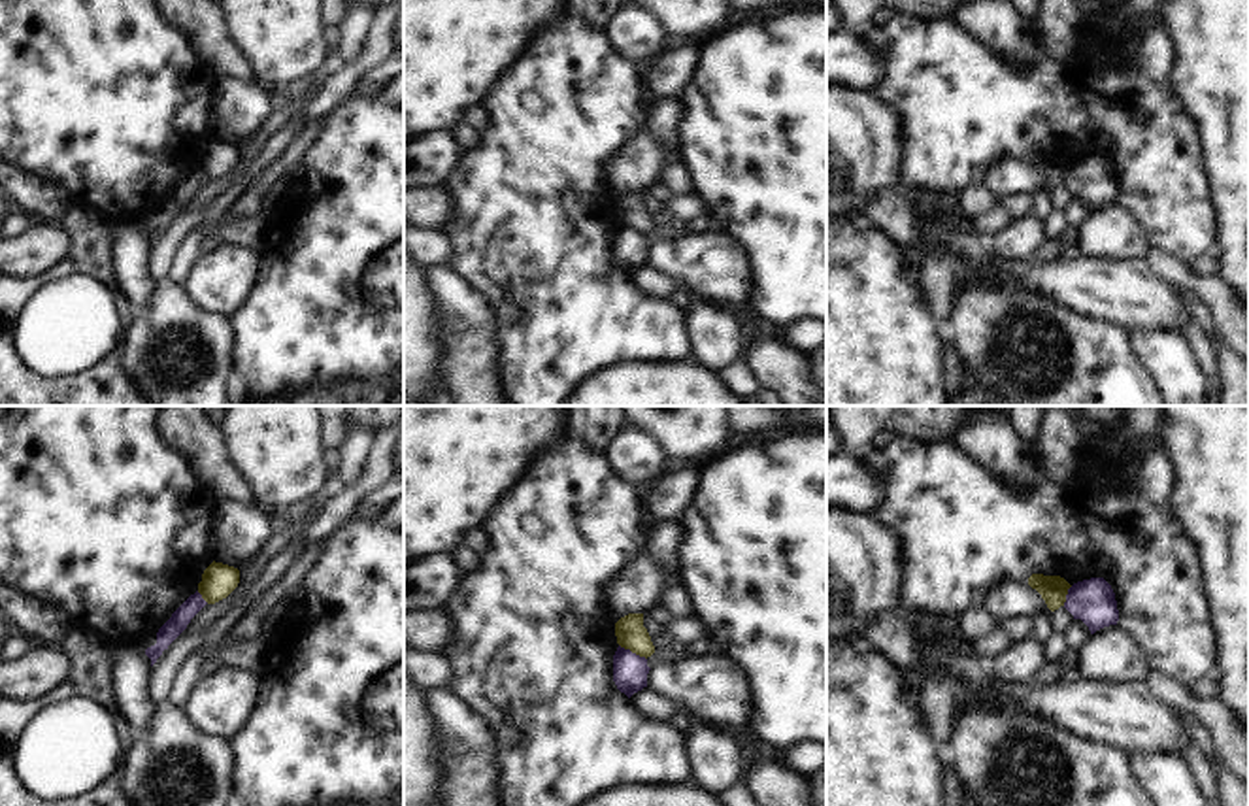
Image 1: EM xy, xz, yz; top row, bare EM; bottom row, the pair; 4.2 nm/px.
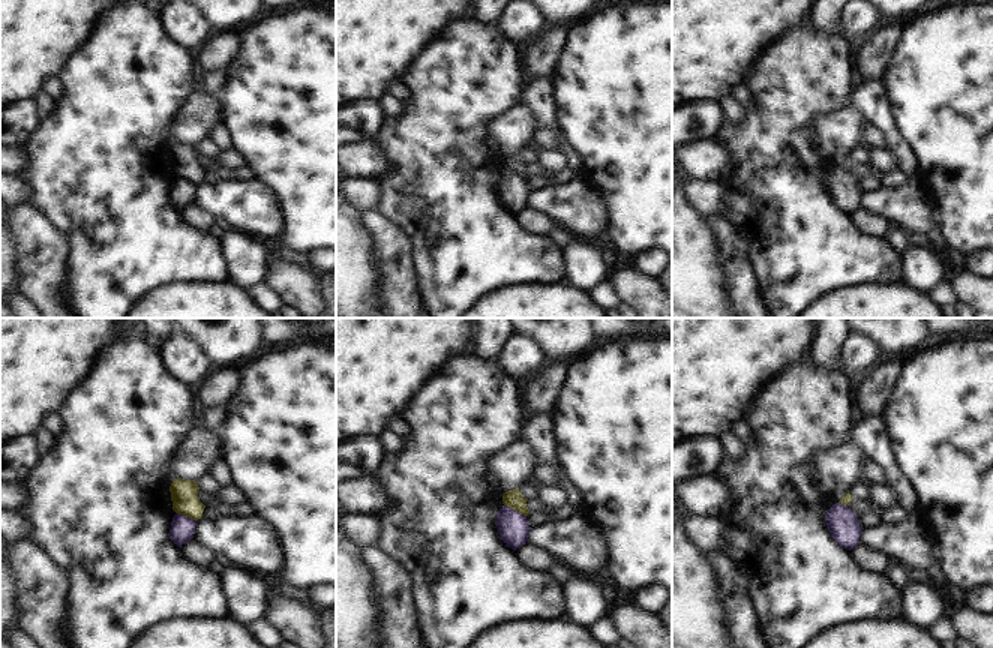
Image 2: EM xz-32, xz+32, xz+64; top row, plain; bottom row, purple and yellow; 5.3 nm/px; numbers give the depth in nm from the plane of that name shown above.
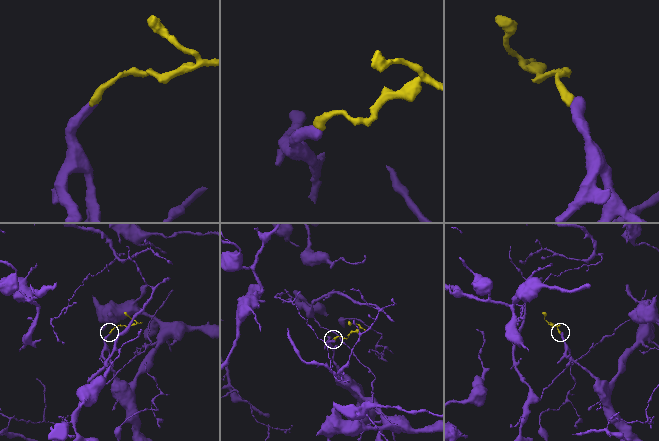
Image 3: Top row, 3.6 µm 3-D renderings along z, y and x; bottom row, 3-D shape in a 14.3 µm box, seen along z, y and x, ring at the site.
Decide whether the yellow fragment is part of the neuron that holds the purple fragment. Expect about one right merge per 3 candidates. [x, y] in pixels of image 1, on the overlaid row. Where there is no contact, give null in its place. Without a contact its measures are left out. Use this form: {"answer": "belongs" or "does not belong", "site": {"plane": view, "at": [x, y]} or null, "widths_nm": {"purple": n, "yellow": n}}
{"answer": "does not belong", "site": {"plane": "xz", "at": [631, 652]}, "widths_nm": {"purple": 150, "yellow": 130}}

